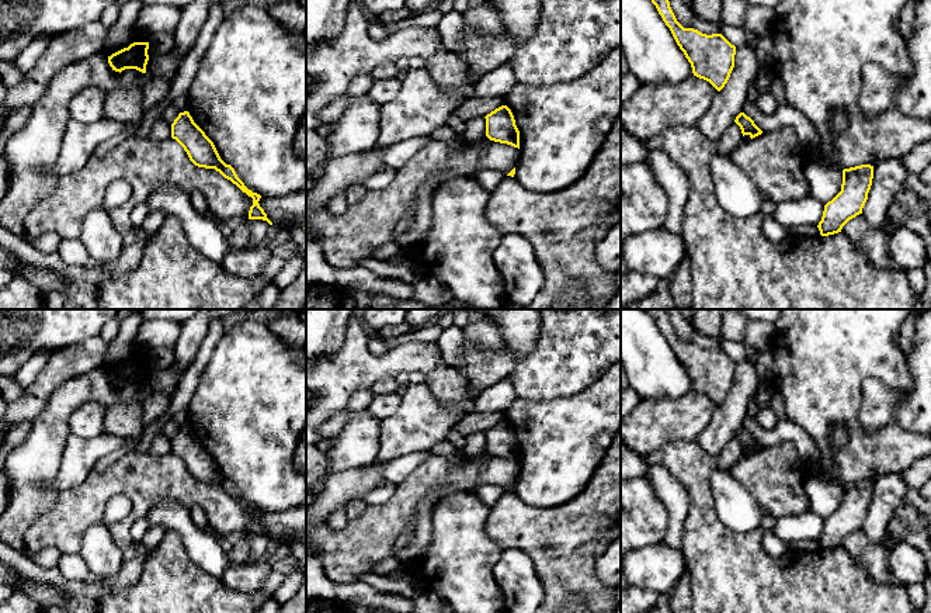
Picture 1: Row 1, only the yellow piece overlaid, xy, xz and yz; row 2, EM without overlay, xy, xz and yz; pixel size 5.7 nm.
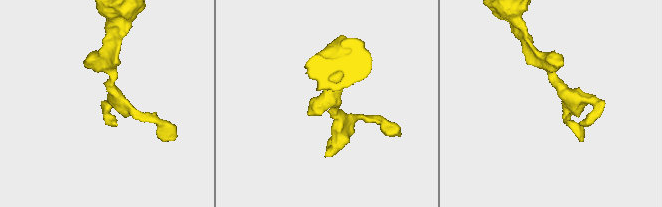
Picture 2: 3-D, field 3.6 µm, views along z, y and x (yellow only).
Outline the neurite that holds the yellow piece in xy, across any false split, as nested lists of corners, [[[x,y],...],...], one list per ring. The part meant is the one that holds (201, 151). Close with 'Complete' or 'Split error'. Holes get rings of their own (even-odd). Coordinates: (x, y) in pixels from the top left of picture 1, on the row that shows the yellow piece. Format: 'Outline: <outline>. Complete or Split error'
Outline: [[[188,111],[180,112],[171,124],[171,138],[184,148],[190,160],[195,166],[215,169],[225,179],[230,180],[243,193],[253,198],[253,205],[249,211],[249,219],[263,219],[272,225],[272,222],[267,218],[267,214],[258,204],[261,195],[249,190],[244,183],[237,177],[235,169],[220,159],[213,142],[194,122]]]. Complete

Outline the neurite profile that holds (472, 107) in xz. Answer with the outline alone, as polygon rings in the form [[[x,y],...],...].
[[[506,97],[497,98],[466,98],[455,111],[455,115],[462,121],[468,121],[475,117],[486,117],[496,108],[507,105]]]

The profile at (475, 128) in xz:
[[[475,117],[465,121],[465,131],[462,136],[469,142],[476,142],[486,136],[486,118]]]

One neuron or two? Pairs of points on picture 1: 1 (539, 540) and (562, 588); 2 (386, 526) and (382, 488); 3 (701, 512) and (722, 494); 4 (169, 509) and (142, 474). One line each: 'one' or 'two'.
1: one
2: two
3: two
4: two

